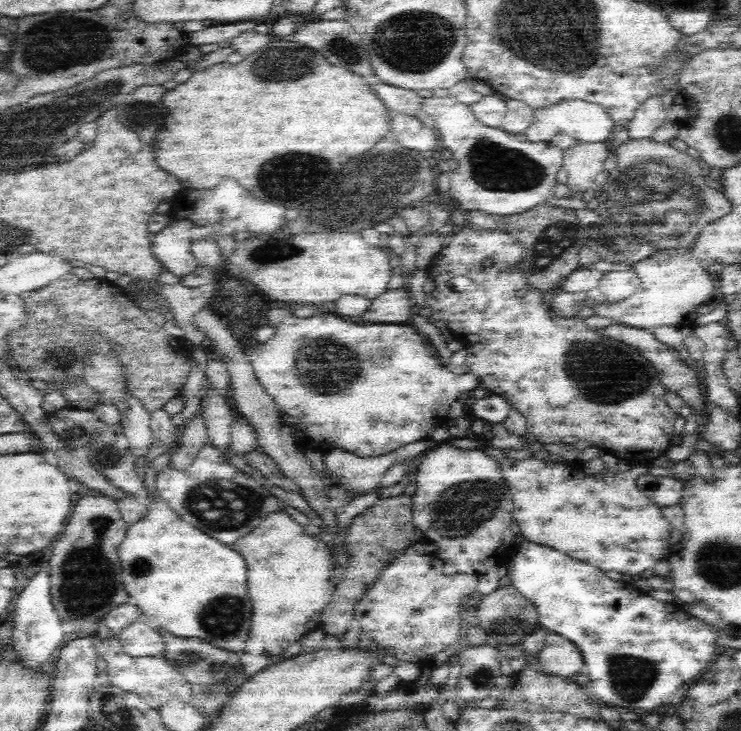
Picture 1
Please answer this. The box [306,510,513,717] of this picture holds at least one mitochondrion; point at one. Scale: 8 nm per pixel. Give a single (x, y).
(481, 677)

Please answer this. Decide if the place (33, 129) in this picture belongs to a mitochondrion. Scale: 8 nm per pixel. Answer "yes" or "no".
yes

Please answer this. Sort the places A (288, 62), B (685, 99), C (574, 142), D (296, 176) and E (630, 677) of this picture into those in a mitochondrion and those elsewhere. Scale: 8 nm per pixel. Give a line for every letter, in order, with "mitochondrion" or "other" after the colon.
A: mitochondrion
B: other
C: other
D: mitochondrion
E: mitochondrion

